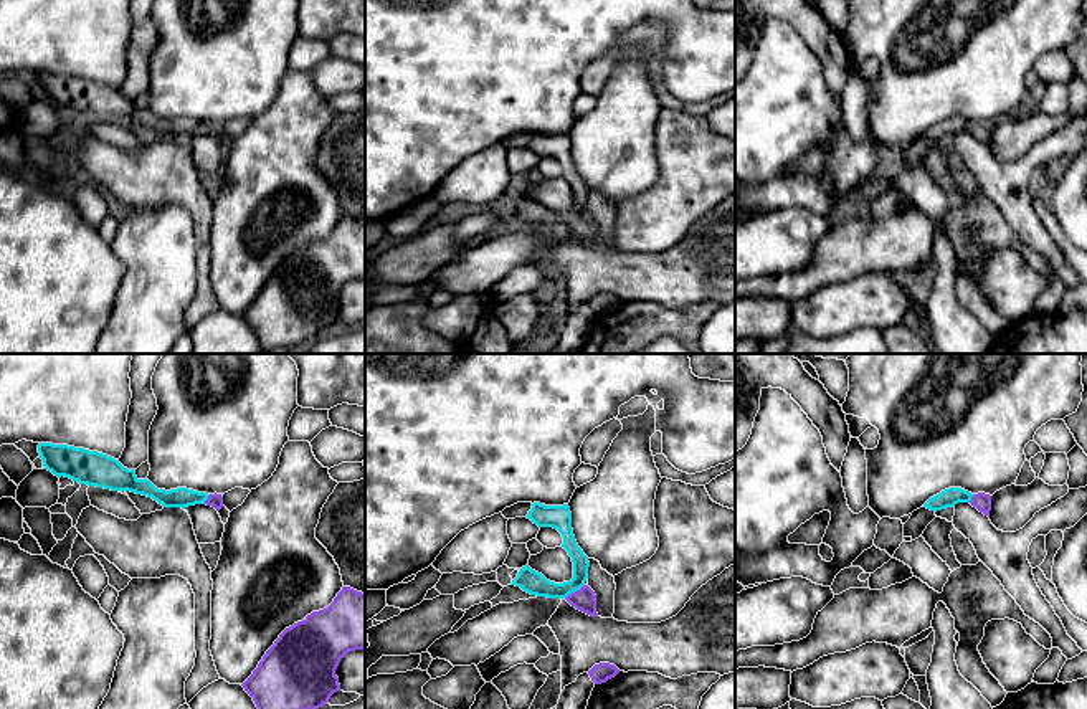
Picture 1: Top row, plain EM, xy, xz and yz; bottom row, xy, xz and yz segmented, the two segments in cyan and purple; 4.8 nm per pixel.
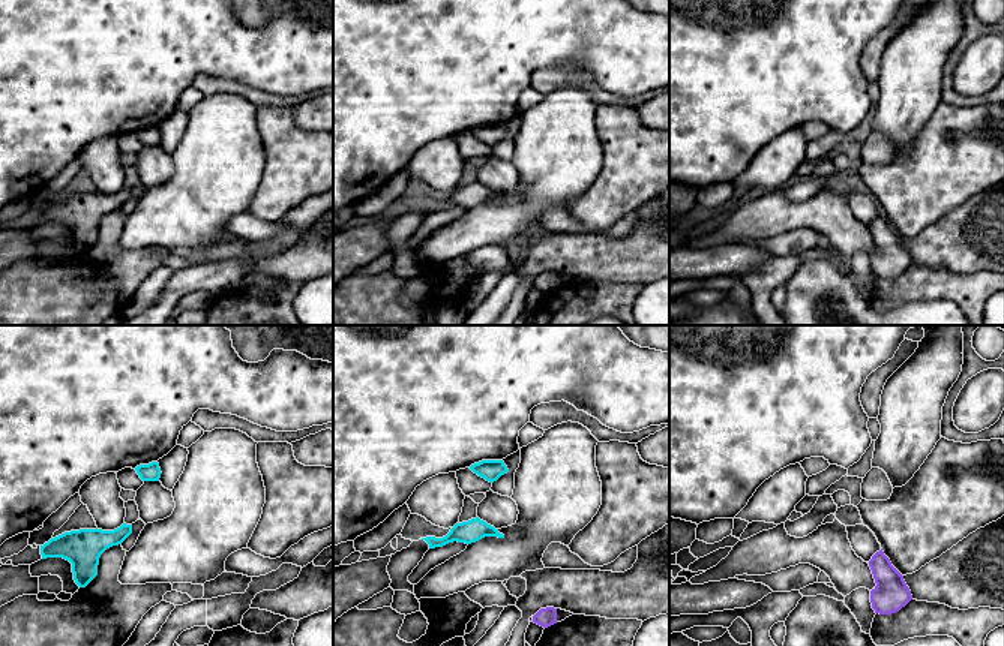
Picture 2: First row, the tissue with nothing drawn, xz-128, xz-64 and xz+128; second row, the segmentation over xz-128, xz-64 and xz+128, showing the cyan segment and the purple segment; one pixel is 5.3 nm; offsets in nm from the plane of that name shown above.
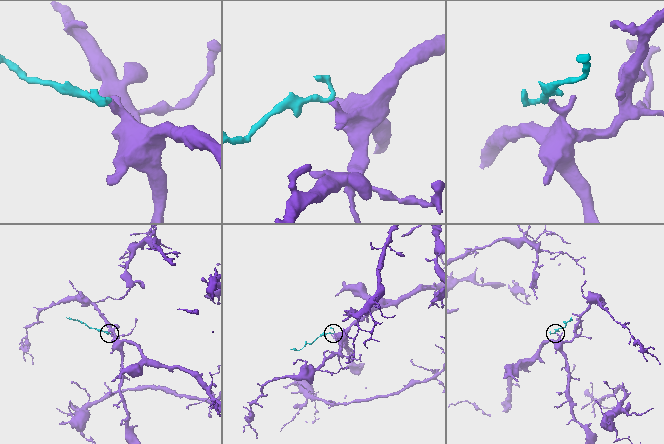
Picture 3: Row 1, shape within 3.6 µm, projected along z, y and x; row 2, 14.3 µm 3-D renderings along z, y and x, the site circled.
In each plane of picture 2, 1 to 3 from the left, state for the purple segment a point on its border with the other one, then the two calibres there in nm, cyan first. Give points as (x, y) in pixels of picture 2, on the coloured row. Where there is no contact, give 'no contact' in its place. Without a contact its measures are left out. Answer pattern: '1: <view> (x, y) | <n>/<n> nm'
1: no contact
2: no contact
3: no contact

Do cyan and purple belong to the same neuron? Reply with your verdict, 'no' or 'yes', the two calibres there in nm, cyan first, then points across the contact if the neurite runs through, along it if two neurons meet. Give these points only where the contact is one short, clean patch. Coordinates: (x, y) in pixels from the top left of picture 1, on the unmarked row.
yes; 120 nm thick on the cyan side, 110 nm on the other; runs through xz (532, 212), (552, 220), (574, 220), (585, 230)

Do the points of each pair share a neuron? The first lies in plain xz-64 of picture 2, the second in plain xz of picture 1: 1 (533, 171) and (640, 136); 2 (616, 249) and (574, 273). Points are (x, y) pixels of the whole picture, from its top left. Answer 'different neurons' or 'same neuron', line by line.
1: same neuron
2: same neuron

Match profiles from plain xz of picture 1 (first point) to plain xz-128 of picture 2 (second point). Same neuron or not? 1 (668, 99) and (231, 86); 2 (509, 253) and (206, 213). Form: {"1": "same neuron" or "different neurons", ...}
{"1": "same neuron", "2": "same neuron"}

